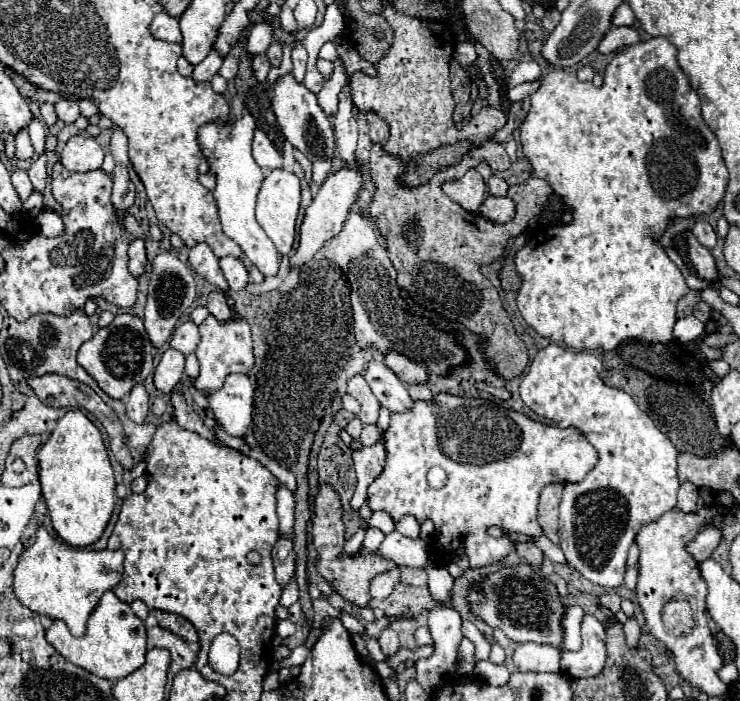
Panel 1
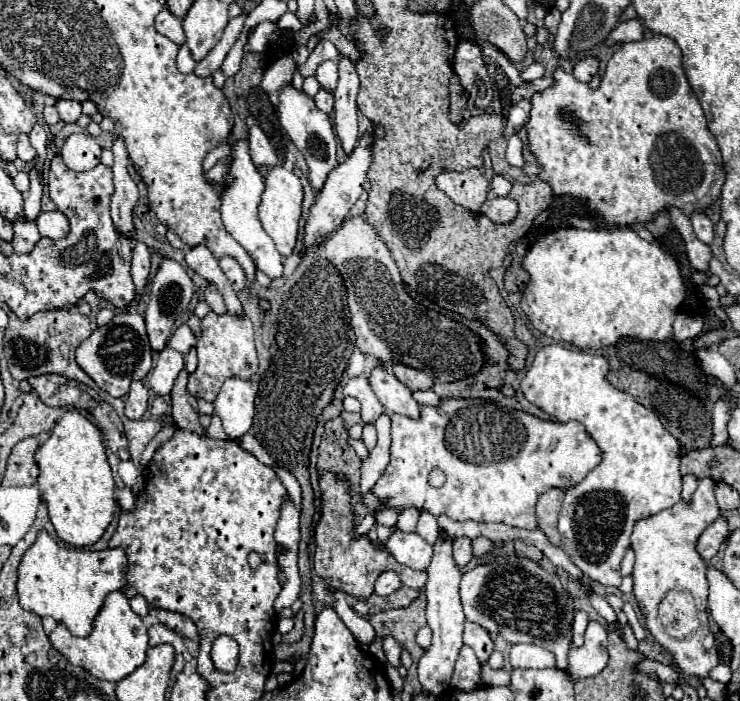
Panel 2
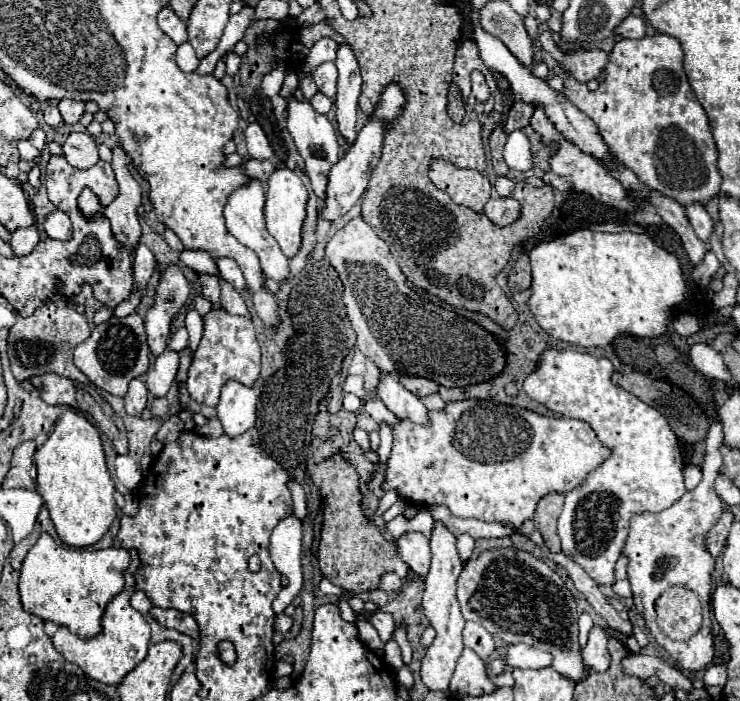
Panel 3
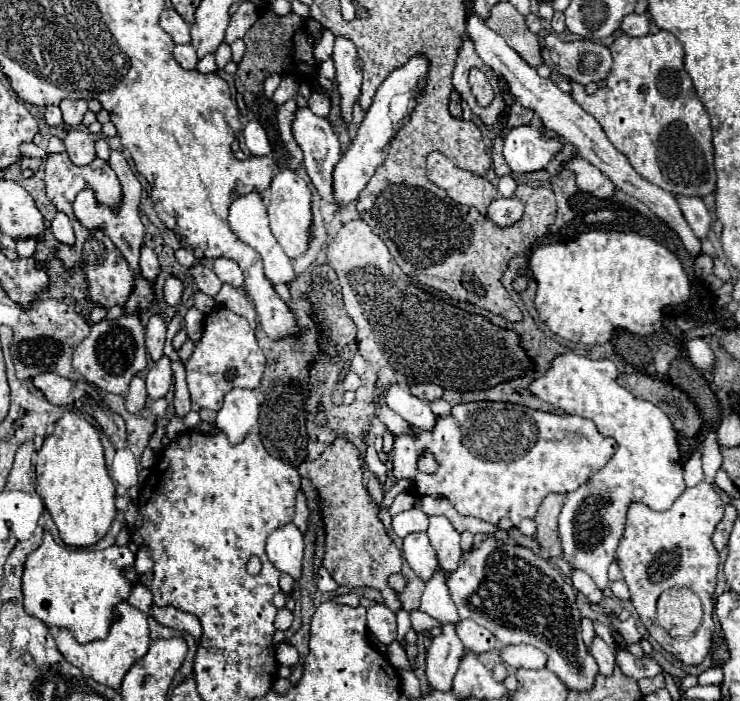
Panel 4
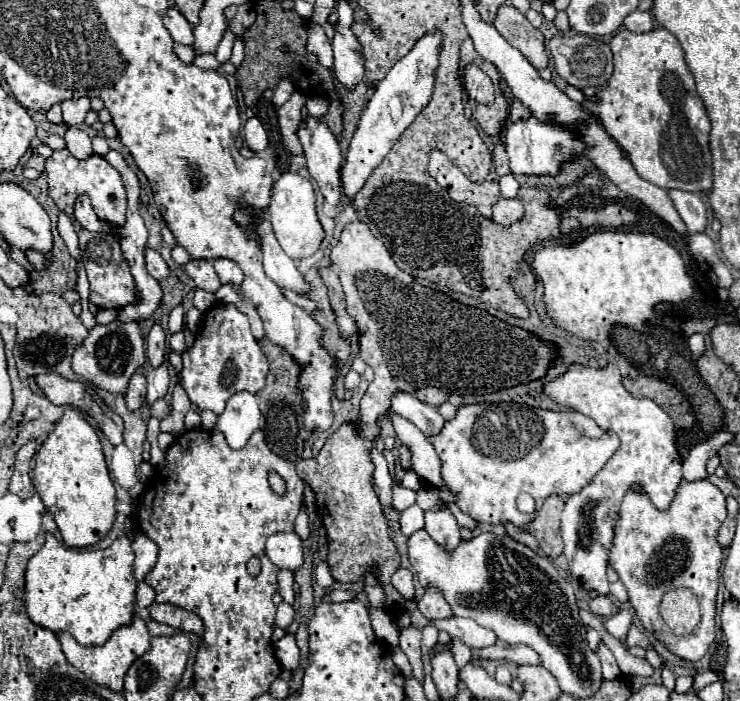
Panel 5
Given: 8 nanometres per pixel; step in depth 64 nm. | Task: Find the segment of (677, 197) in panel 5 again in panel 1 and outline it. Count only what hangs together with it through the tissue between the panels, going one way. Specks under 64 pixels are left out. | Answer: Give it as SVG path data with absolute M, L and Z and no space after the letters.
M696 220L696 224L692 226L692 232L698 238L698 242L704 244L706 248L714 248L716 246L716 232L706 220Z

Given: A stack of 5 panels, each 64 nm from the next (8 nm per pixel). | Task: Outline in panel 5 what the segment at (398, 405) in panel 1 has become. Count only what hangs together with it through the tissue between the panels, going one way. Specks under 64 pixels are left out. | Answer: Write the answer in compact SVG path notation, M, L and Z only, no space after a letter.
M404 392L394 394L392 410L398 416L410 420L414 426L418 426L426 436L436 436L446 422L434 406L420 402L414 394L404 394Z

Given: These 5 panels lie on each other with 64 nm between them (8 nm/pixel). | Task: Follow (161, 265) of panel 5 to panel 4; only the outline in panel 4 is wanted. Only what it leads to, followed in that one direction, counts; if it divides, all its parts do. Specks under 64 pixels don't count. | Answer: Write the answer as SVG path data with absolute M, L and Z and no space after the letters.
M142 248L142 254L140 254L140 270L144 274L144 278L148 280L156 280L156 276L160 274L160 262L158 262L158 256L154 254L152 248Z

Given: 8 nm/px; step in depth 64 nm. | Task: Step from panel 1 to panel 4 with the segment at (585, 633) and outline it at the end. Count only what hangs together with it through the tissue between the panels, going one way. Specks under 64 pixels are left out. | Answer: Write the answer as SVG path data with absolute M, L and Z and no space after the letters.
M596 636L594 644L590 646L590 654L596 658L596 662L600 666L600 674L610 676L614 672L614 666L616 666L614 654L612 654L612 650L606 646L606 642L600 636Z

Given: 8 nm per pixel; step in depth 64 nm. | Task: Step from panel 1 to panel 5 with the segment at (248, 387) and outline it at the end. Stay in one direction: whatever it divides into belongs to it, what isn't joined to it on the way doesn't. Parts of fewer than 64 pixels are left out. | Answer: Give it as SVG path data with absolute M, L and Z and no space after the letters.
M238 392L226 402L226 410L218 416L216 430L220 430L230 448L240 450L250 436L260 428L258 400L250 392Z

